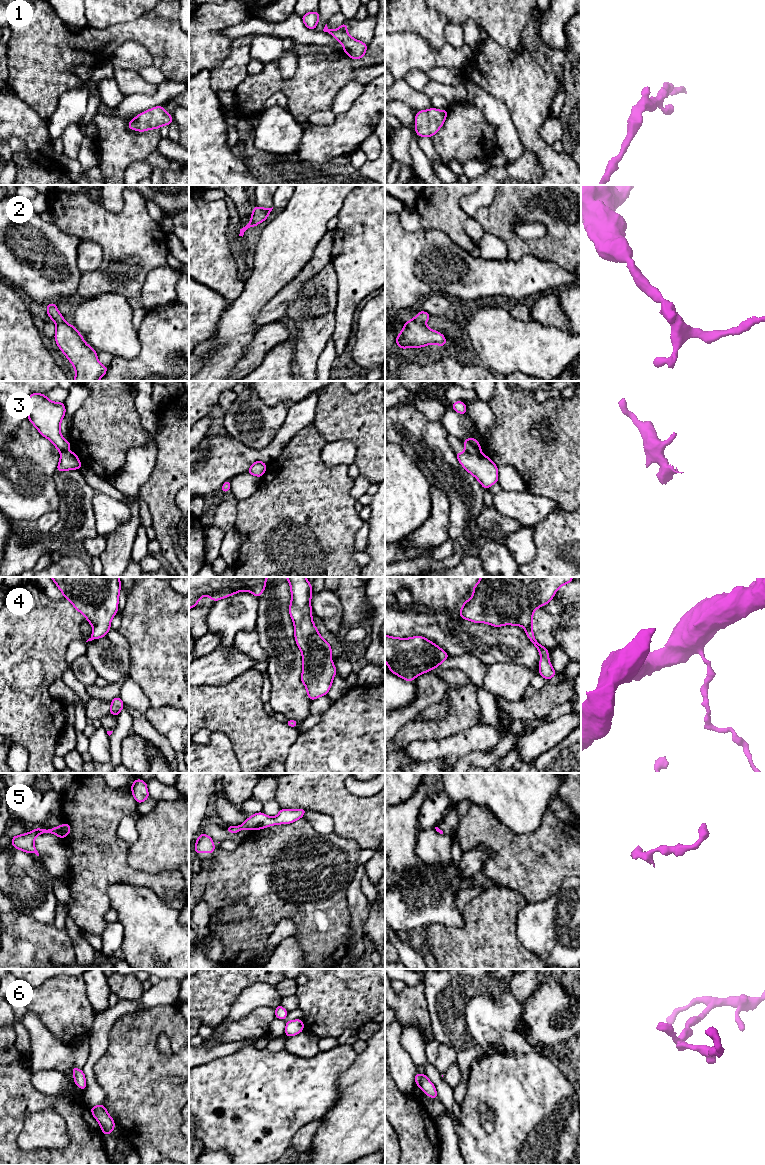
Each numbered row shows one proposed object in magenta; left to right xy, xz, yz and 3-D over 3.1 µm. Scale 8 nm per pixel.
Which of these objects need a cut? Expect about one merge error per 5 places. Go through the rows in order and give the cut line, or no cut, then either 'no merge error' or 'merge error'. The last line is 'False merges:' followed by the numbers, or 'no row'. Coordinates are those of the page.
1: no cut | no merge error
2: no cut | no merge error
3: yz (465, 449), (471, 453), (480, 453) | merge error
4: no cut | no merge error
5: no cut | no merge error
6: no cut | no merge error
False merges: 3

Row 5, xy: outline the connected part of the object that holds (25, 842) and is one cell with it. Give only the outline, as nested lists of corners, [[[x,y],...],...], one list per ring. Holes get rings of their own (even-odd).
[[[63,823],[61,826],[52,828],[52,829],[40,829],[39,827],[28,832],[26,834],[20,834],[18,836],[13,836],[12,838],[12,846],[19,850],[22,850],[26,853],[35,853],[39,856],[38,851],[35,848],[34,841],[37,835],[44,833],[52,833],[56,836],[64,839],[71,831],[71,827],[67,823]]]

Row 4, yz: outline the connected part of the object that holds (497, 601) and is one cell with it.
[[[481,577],[472,587],[473,595],[464,601],[459,616],[474,623],[487,623],[494,627],[514,625],[524,627],[525,634],[540,653],[539,675],[549,680],[557,673],[554,671],[548,655],[548,649],[540,645],[533,633],[534,611],[549,603],[556,591],[573,581],[573,577]]]

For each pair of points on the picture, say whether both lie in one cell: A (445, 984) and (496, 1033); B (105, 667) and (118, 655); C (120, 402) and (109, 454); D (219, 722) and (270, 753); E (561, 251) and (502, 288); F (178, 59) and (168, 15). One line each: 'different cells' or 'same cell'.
A: same cell
B: same cell
C: same cell
D: same cell
E: different cells
F: same cell

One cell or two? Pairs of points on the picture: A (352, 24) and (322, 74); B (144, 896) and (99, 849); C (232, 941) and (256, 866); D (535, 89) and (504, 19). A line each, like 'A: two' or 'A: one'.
A: two
B: two
C: one
D: two

